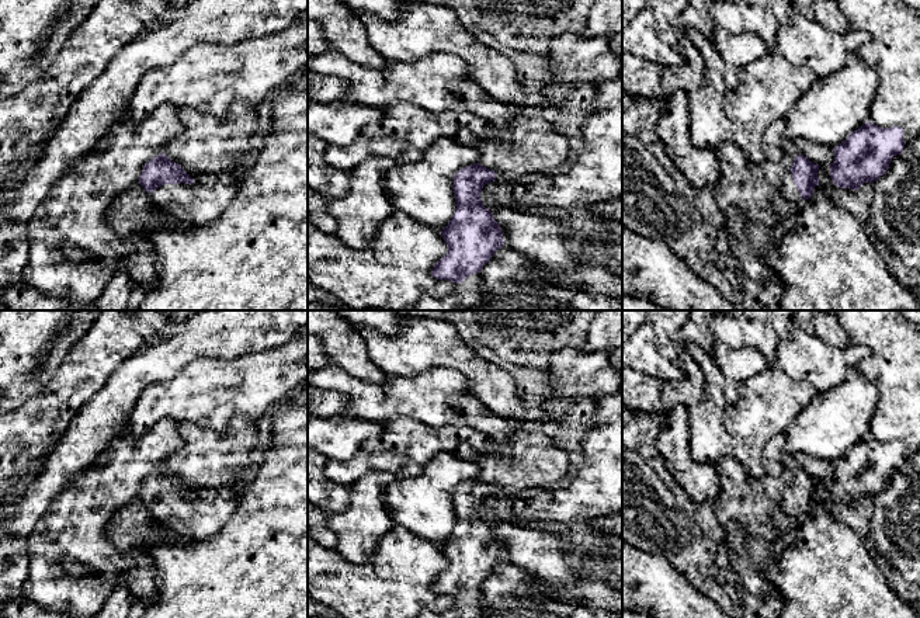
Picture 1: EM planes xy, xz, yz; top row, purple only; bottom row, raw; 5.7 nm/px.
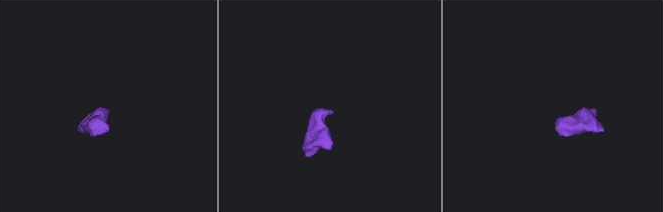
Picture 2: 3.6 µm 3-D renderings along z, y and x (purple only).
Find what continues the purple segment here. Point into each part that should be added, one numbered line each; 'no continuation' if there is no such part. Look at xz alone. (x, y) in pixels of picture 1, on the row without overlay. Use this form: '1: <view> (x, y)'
1: xz (468, 606)

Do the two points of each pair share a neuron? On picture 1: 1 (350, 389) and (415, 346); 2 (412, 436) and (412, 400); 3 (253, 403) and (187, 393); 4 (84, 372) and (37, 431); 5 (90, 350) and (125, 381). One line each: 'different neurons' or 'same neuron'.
1: different neurons
2: different neurons
3: same neuron
4: same neuron
5: different neurons

